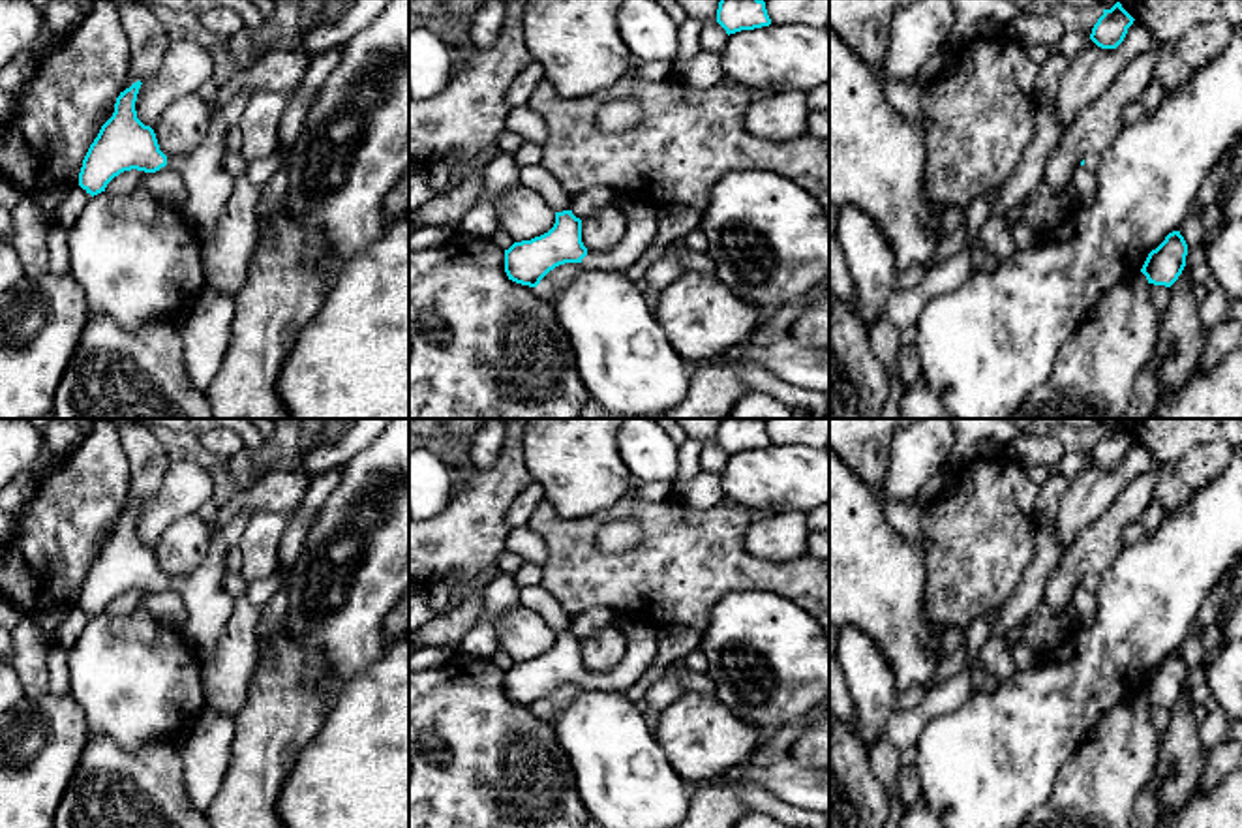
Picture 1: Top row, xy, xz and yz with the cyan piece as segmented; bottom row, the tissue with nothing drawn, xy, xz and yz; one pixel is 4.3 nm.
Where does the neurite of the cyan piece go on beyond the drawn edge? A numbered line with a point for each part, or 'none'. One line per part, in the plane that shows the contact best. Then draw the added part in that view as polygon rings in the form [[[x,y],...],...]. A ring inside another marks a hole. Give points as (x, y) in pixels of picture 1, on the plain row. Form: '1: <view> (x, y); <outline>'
1: xz (640, 654); [[[638,620],[623,621],[621,629],[627,636],[627,652],[621,663],[612,670],[587,674],[582,680],[585,689],[625,693],[655,665],[657,629]]]

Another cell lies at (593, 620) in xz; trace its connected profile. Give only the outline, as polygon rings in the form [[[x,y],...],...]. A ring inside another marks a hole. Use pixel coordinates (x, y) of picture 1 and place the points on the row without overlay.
[[[595,606],[572,618],[570,631],[576,638],[585,640],[613,625],[621,625],[615,612],[604,606]]]

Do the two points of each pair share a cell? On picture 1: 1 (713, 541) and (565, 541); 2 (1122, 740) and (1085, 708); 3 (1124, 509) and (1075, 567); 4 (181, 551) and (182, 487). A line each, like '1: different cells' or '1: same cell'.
1: same cell
2: different cells
3: same cell
4: different cells

